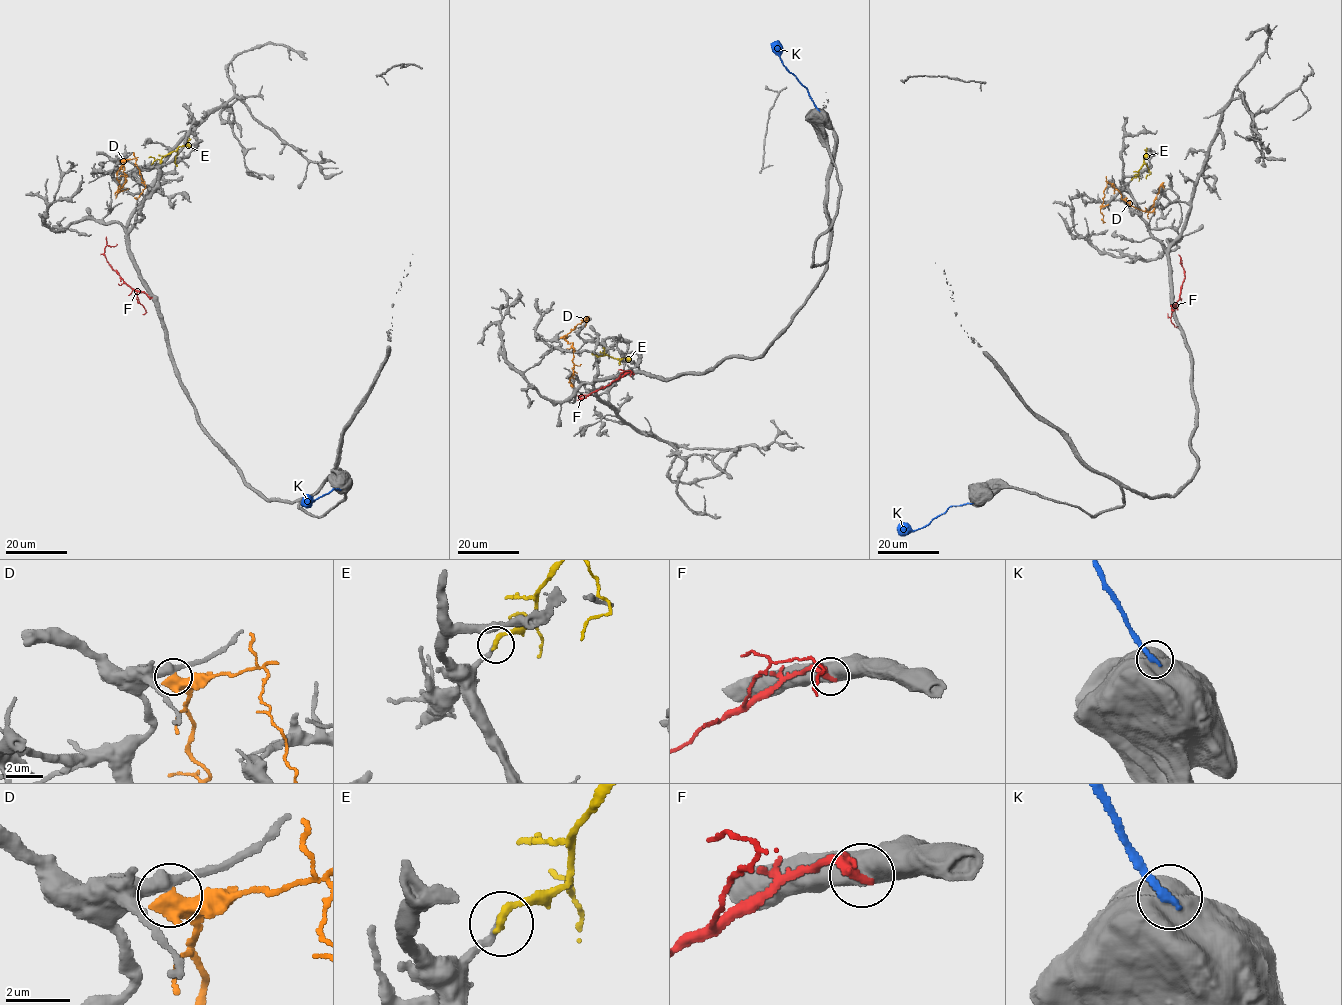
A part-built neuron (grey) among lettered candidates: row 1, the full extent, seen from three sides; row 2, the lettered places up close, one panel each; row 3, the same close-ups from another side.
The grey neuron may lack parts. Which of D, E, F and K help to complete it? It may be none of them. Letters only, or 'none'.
none

